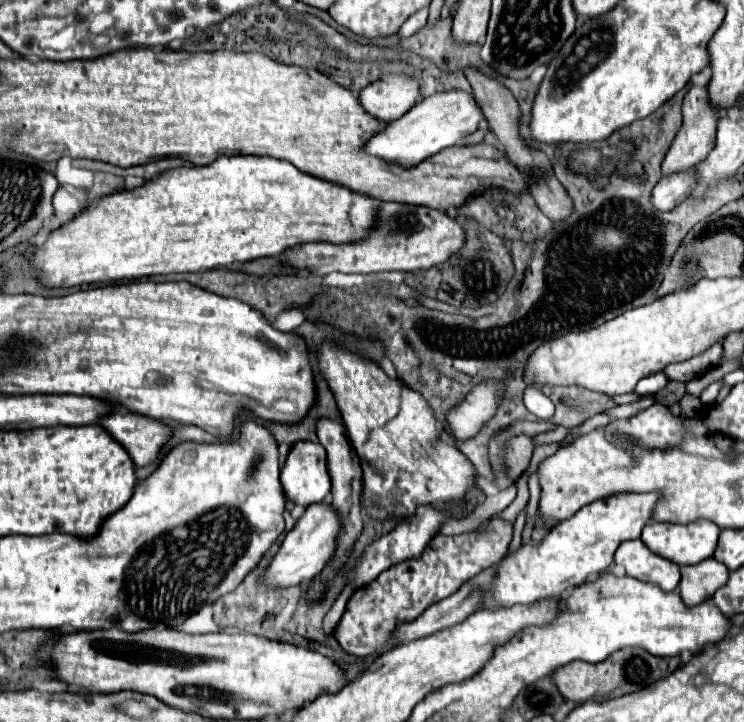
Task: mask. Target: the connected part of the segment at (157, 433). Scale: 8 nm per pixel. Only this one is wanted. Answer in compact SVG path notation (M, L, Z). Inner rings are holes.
M117 410L99 422L131 454L135 466L151 464L169 442L173 428L163 420L153 420L127 410Z

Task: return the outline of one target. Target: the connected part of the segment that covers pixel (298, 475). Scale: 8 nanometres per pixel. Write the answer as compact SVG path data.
M319 442L293 444L281 470L281 484L285 496L295 504L309 506L323 502L331 492L325 448Z

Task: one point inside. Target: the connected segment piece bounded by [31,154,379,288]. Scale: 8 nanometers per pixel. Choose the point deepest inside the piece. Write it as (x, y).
(239, 208)

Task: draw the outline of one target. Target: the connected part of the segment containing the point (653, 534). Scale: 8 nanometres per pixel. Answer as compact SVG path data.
M697 520L697 522L685 524L685 526L683 524L681 526L679 524L667 524L667 522L649 522L643 528L641 540L645 542L645 546L651 552L655 552L655 554L659 554L659 556L683 566L683 564L699 564L701 560L711 558L713 552L715 552L715 544L717 544L719 532L721 530L715 528L715 524L711 524L709 520L705 520L705 522Z

